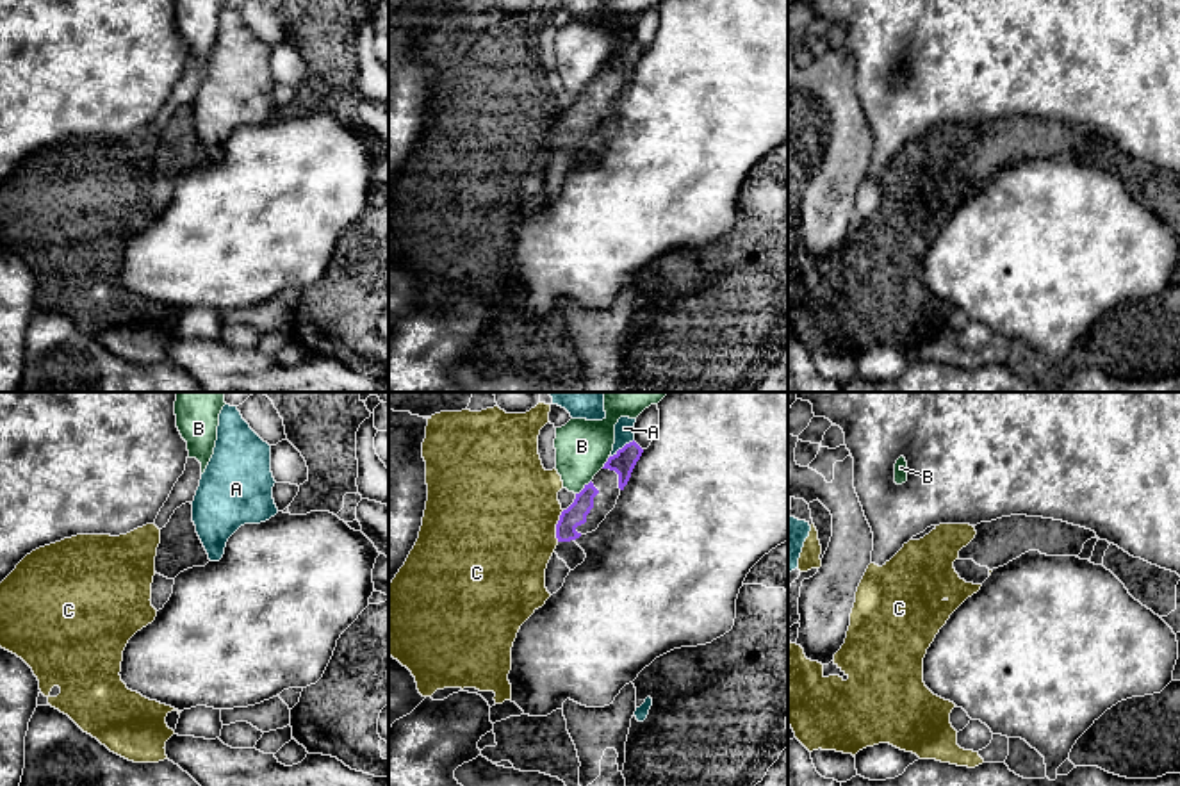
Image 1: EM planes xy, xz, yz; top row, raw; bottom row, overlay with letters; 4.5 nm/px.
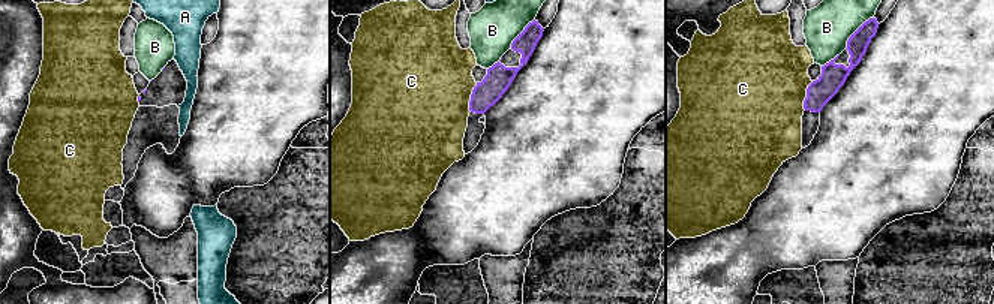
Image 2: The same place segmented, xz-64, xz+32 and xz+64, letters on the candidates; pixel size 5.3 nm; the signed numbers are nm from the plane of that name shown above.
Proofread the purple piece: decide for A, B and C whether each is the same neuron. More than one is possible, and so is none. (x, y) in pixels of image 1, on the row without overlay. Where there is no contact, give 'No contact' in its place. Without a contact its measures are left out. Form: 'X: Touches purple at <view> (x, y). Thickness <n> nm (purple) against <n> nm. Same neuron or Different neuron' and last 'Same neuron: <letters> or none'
A: Touches purple at xz (622, 49). Thickness 100 nm (purple) against 80 nm. Different neuron
B: Touches purple at xz (585, 88). Thickness 100 nm (purple) against 240 nm. Different neuron
C: Touches purple at xz (557, 127). Thickness 100 nm (purple) against 500 nm. Different neuron
Same neuron: none

